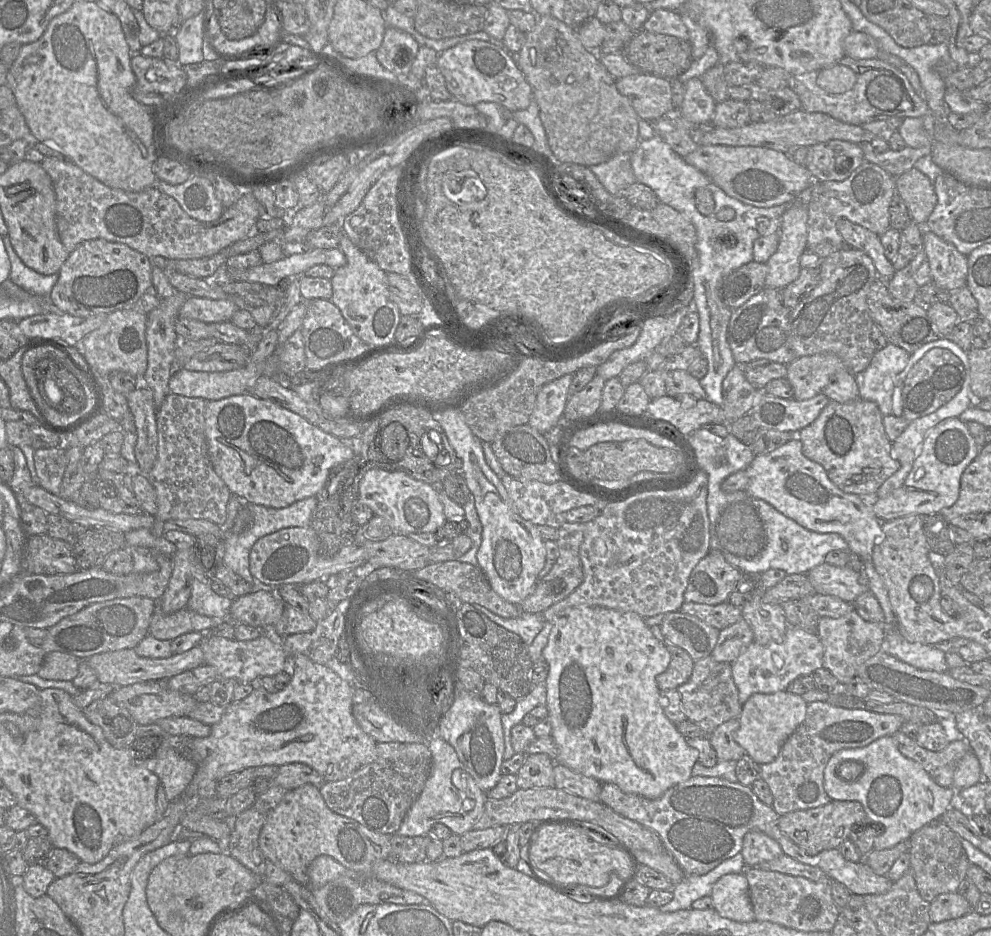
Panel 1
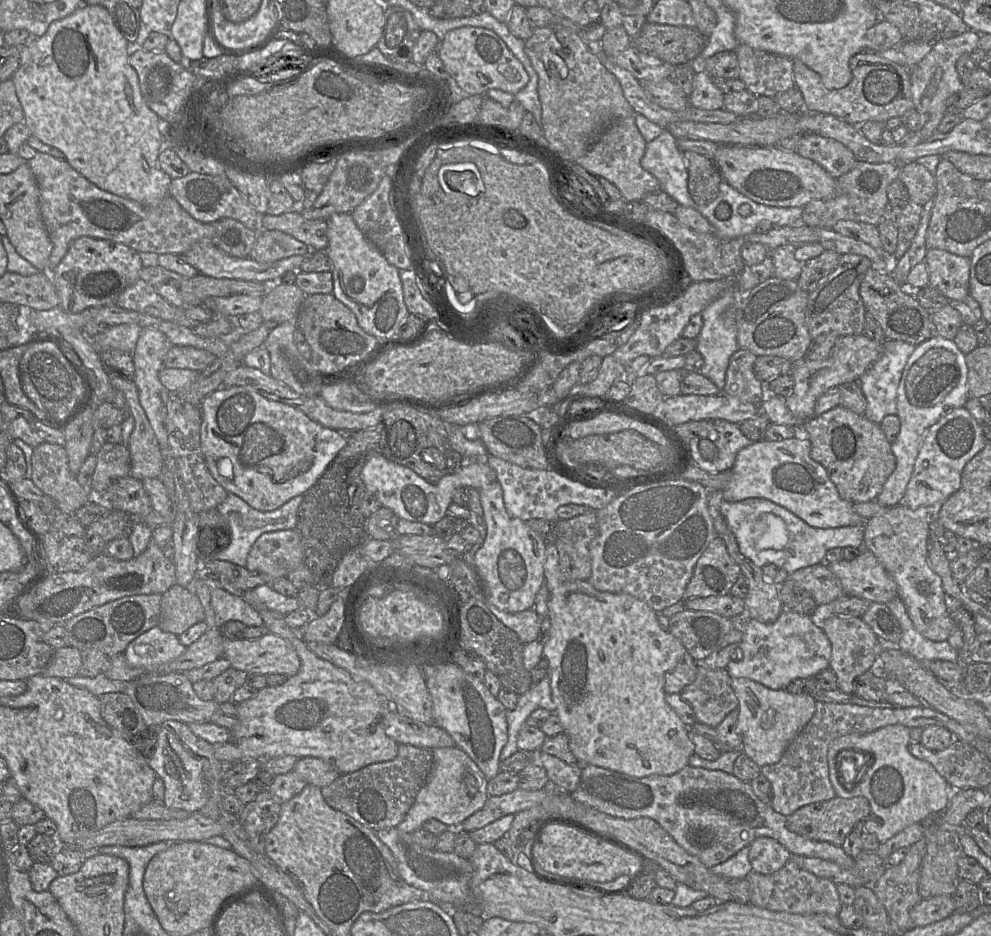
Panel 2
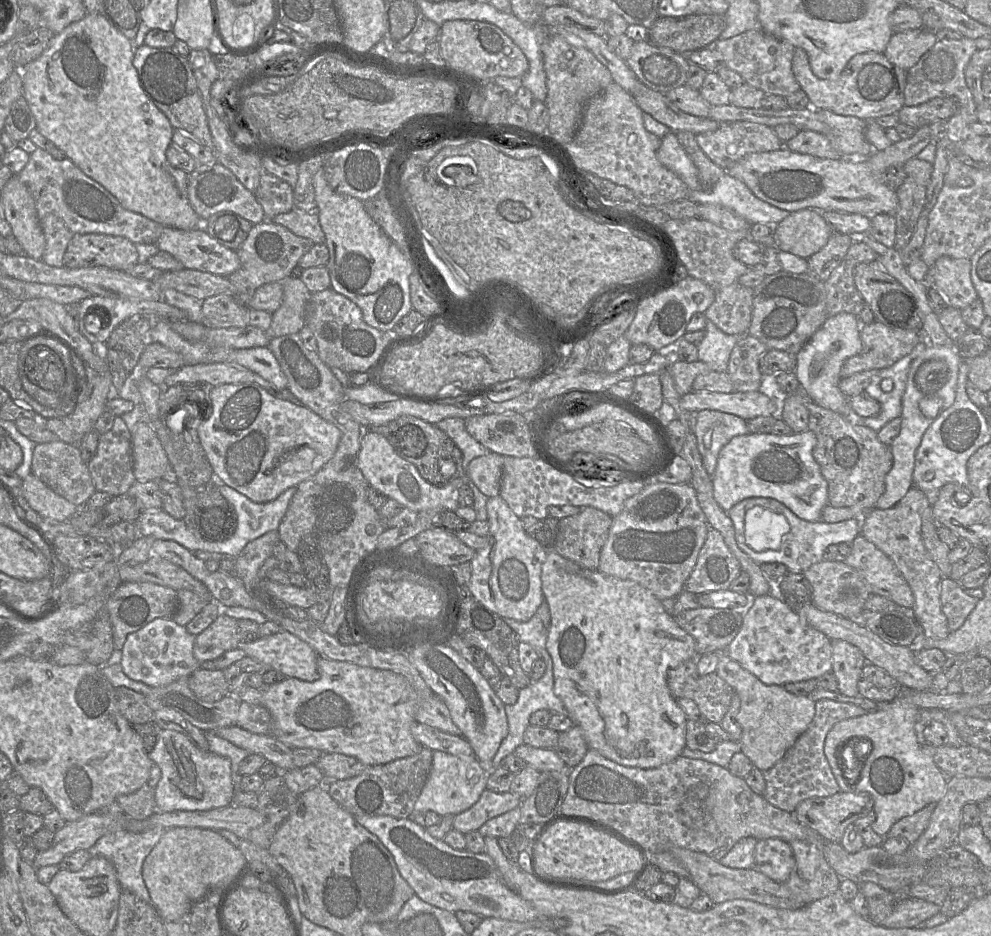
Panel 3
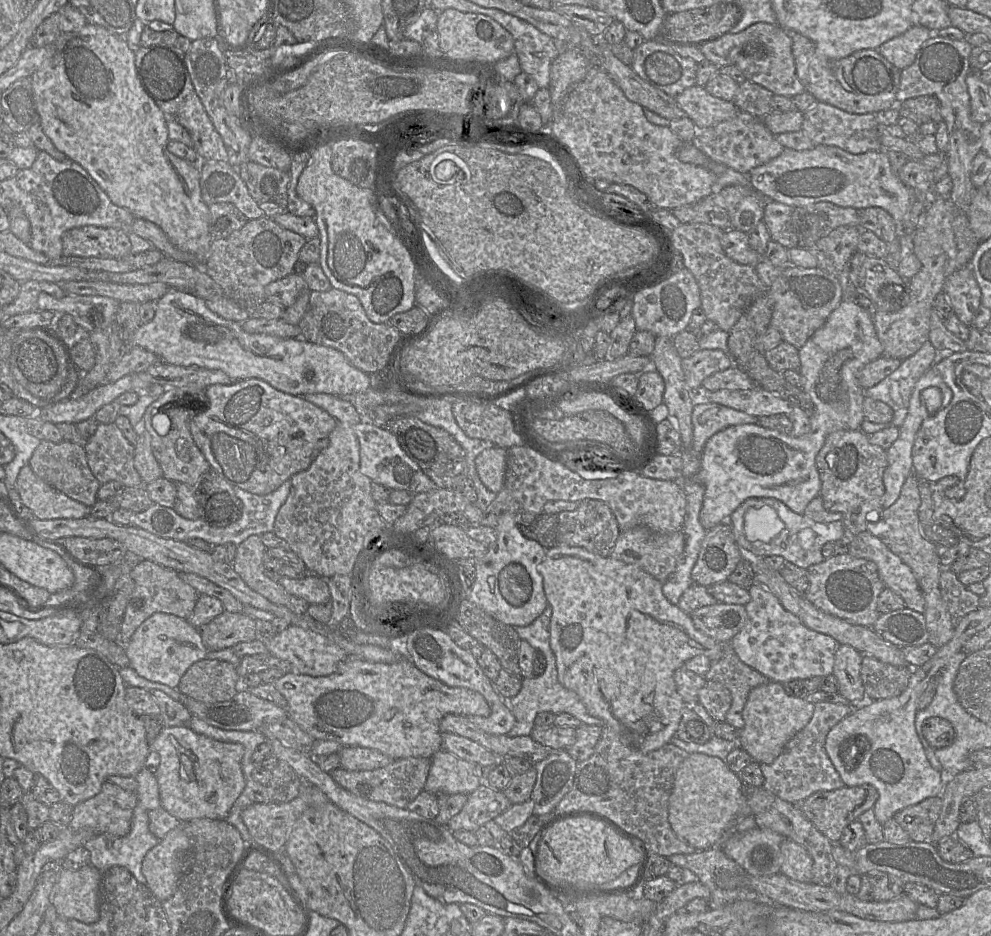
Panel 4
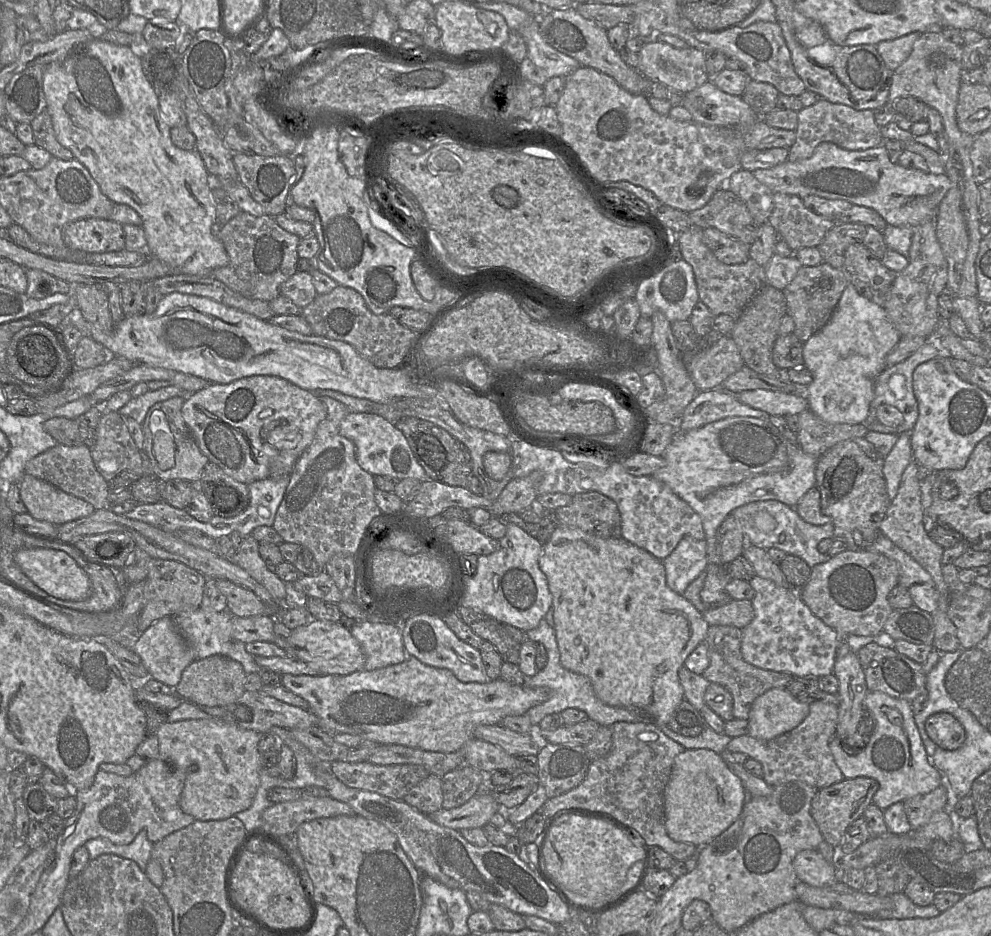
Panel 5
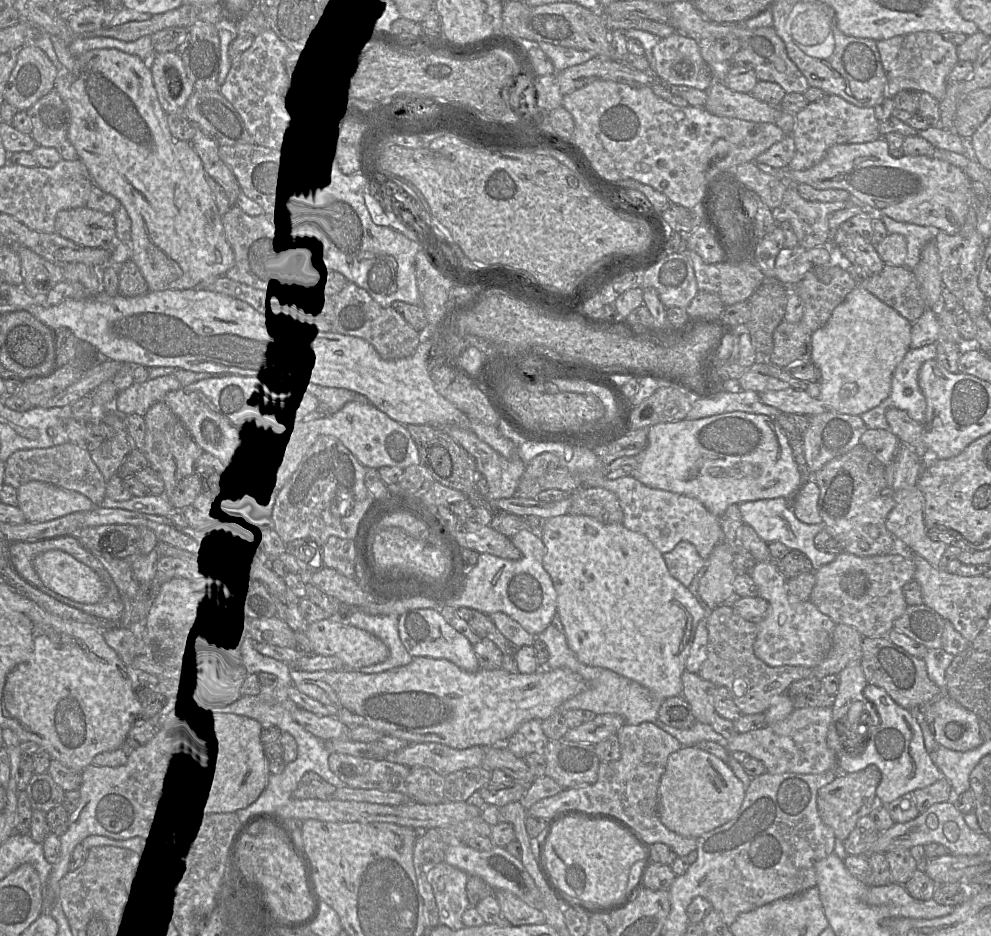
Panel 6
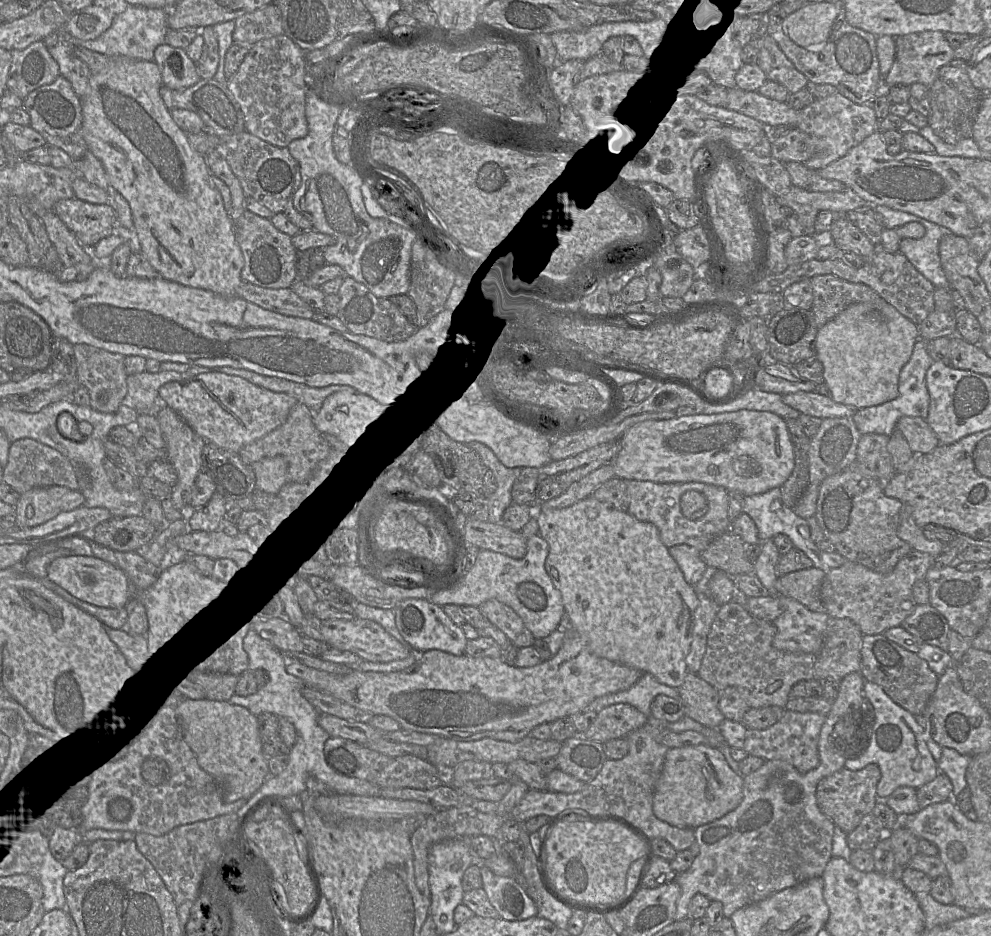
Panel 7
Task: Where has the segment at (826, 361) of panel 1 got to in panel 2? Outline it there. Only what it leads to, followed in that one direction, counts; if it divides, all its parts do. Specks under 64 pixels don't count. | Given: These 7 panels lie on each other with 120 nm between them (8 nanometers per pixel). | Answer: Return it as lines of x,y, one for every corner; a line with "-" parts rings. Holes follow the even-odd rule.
864,333
839,337
831,355
822,360
810,360
806,357
794,363
791,375
794,380
792,393
785,398
790,412
798,420
806,422
814,415
814,408
818,398
833,387
844,383
859,381
860,377
878,360
883,352
883,343
878,343

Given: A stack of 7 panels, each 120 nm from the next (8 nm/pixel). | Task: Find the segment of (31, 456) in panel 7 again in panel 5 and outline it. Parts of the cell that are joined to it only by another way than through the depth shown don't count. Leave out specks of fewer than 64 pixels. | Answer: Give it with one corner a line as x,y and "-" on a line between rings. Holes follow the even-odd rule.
58,443
29,460
25,465
24,473
42,479
68,494
89,502
95,510
108,507
108,497
111,493
109,482
97,471
90,448
85,444
66,446

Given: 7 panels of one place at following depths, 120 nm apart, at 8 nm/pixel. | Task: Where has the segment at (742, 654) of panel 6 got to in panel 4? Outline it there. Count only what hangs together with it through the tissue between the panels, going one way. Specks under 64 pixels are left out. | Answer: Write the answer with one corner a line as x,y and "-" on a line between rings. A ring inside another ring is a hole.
731,642
722,644
722,657
711,661
711,666
703,676
706,681
723,684
731,693
732,704
726,715
726,722
742,730
745,722
742,711
750,691
767,684
770,680
760,672
743,663
735,653

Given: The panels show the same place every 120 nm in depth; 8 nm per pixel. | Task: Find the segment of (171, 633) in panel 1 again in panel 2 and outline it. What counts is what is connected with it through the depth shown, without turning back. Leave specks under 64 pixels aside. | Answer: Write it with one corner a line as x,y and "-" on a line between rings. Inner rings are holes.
175,584
161,595
157,626
162,631
178,636
202,621
205,621
204,607
188,589

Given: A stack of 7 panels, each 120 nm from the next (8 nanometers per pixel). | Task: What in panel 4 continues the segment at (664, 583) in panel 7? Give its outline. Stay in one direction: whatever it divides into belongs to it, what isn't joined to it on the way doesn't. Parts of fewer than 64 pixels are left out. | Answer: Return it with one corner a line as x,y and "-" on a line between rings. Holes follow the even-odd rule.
557,544
546,550
545,558
538,565
538,571
543,577
543,588
552,607
550,622
550,646
556,658
556,668
559,682
567,689
574,691
585,705
591,716
599,718
605,726
616,732
624,743
635,749
648,753
670,743
675,736
682,710
686,706
676,689
674,672
684,663
697,655
704,655
710,661
717,661
722,657
722,644
696,629
689,614
682,611
678,605
671,604
662,592
659,580
634,564
628,564
615,558
602,557
581,547

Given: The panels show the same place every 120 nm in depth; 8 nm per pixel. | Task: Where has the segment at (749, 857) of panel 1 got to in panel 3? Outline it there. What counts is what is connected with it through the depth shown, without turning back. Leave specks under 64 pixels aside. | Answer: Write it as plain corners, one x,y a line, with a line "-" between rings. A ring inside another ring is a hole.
778,838
757,840
754,849
754,866
772,880
784,883
795,866
790,845

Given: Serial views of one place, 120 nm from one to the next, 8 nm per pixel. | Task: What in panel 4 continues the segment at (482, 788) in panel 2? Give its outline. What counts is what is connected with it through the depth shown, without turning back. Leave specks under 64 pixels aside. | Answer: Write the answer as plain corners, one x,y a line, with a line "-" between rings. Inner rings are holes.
440,749
431,757
424,789
438,794
471,794
484,783
485,769

